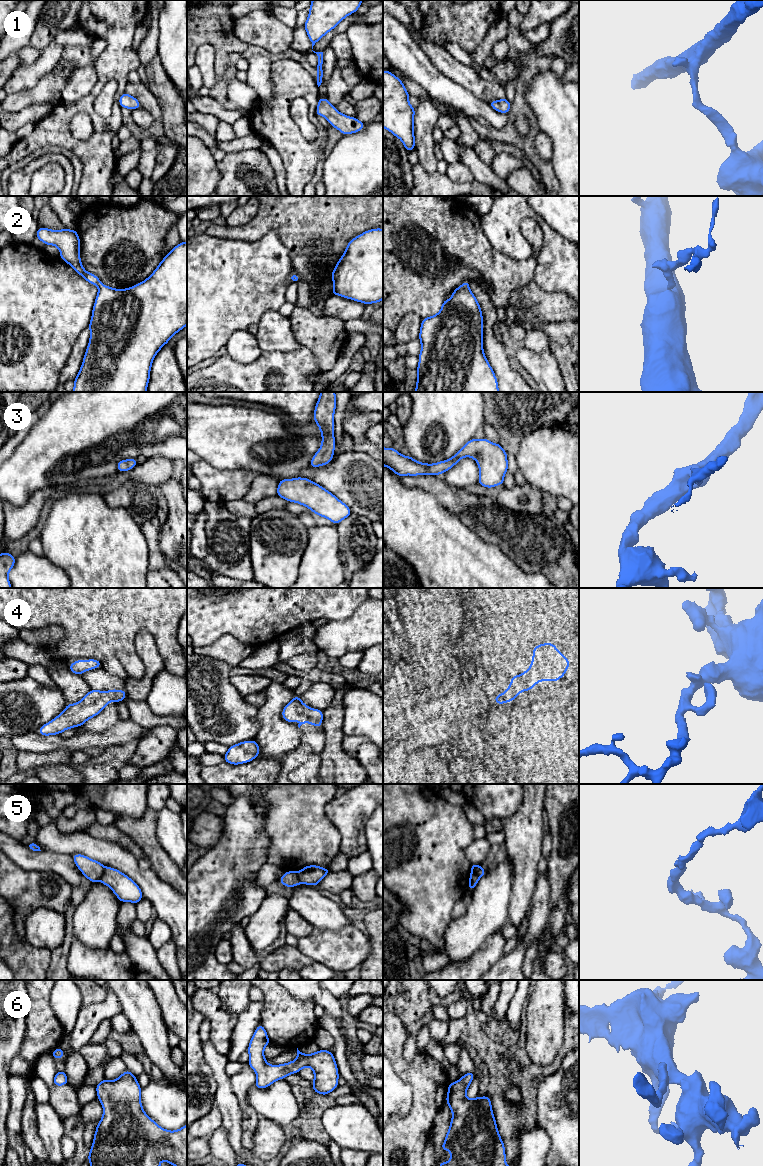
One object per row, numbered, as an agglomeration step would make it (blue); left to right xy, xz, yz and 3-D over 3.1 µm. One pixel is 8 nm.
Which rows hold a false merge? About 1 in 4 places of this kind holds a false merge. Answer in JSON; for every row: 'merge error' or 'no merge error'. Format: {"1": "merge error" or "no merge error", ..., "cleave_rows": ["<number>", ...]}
{"1": "no merge error", "2": "no merge error", "3": "no merge error", "4": "no merge error", "5": "merge error", "6": "no merge error", "cleave_rows": ["5"]}

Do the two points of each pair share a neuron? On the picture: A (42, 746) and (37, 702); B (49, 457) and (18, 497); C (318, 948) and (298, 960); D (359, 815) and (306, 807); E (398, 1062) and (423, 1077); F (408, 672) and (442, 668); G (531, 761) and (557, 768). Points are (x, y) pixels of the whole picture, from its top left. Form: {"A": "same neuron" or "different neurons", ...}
{"A": "different neurons", "B": "same neuron", "C": "different neurons", "D": "different neurons", "E": "same neuron", "F": "different neurons", "G": "same neuron"}

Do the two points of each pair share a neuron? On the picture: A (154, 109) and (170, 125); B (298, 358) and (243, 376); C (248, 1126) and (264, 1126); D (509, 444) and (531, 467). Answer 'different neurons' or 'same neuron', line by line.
A: different neurons
B: same neuron
C: different neurons
D: different neurons

